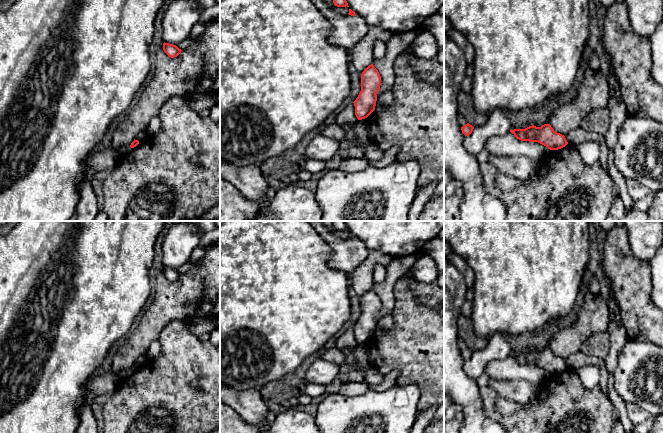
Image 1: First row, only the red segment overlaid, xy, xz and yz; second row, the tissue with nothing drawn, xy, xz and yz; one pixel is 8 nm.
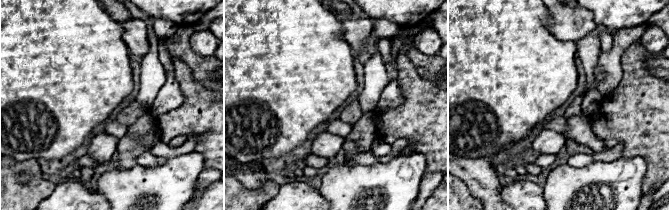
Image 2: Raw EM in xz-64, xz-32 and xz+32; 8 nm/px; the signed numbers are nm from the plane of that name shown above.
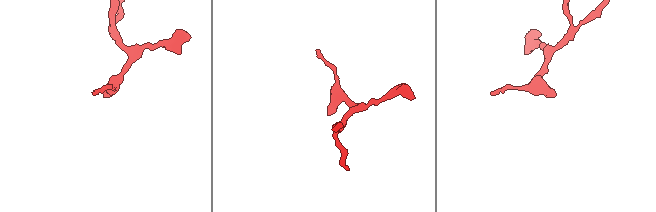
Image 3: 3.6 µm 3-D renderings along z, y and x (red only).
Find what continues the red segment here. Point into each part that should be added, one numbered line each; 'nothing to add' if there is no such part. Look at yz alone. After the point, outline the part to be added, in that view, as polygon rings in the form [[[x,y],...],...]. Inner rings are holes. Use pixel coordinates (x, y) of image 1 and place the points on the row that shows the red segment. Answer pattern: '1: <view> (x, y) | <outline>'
nothing to add

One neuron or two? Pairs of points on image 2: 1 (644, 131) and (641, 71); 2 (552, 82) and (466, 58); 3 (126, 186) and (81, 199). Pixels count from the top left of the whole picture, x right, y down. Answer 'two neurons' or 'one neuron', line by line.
1: one neuron
2: one neuron
3: two neurons

